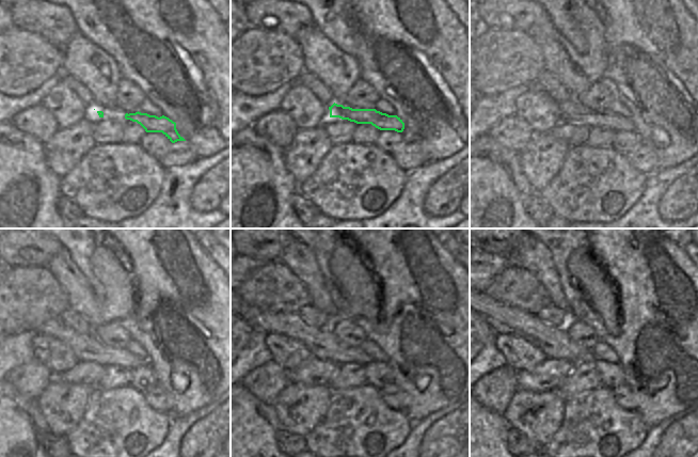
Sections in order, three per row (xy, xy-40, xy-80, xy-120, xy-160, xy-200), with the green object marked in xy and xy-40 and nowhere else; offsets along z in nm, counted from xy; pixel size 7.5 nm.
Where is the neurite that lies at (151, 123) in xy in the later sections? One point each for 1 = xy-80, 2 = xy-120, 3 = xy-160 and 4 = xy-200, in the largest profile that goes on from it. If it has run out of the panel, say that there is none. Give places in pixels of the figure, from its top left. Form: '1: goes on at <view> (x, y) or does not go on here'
1: goes on at xy-80 (571, 110)
2: goes on at xy-120 (88, 347)
3: goes on at xy-160 (322, 344)
4: goes on at xy-200 (554, 342)

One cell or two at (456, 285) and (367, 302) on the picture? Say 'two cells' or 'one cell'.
two cells

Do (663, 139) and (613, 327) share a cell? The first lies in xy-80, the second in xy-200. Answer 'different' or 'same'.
different

